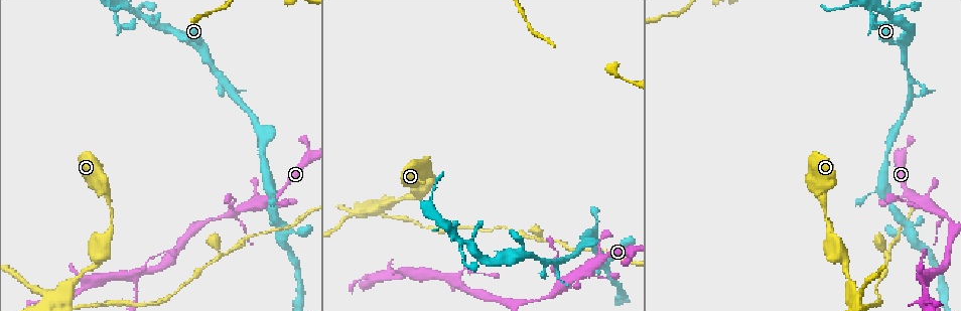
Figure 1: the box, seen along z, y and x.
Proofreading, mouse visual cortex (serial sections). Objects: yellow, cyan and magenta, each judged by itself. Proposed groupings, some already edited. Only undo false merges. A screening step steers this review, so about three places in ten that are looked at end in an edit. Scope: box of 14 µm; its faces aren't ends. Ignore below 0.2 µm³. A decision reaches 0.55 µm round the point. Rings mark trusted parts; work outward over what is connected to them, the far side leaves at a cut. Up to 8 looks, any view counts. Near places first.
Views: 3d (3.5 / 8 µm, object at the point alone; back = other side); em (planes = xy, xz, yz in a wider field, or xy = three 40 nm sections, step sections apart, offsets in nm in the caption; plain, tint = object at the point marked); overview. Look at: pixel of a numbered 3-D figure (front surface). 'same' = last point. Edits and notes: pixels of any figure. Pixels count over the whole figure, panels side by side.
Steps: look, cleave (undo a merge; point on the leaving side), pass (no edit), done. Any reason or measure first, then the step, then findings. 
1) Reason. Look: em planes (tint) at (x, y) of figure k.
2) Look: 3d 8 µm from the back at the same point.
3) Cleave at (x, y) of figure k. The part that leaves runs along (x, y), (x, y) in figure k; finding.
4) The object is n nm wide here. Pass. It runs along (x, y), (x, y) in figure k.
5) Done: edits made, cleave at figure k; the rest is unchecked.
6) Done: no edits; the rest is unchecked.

Abrupt turn. Look: 3d 3.5 µm at (523, 257) of figure 1.

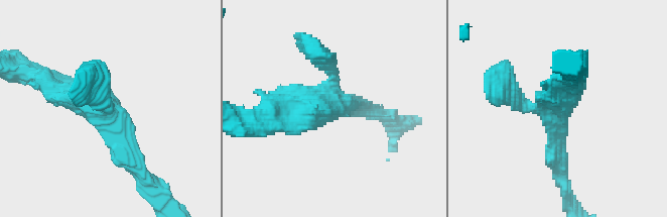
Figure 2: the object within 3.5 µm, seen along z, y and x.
Look: em xy step 3 (tint) at (554, 115) of figure 2.

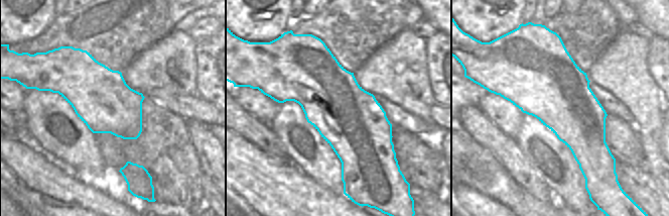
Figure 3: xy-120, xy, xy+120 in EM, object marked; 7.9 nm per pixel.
Pass. It runs along (507, 82), (556, 118), (559, 172) in figure 2; one cell here.

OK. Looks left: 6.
Sharp bend. Look: 3d 8 µm from the back at (885, 13) of figure 1.

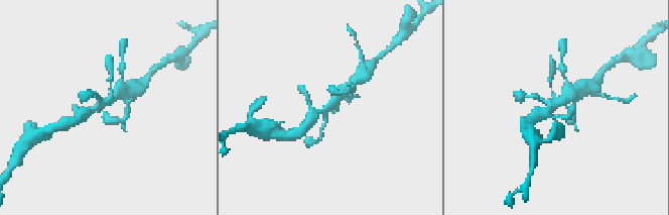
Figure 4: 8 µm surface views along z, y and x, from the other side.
Look: em xy step 5 (tint) at (105, 101) of figure 4.

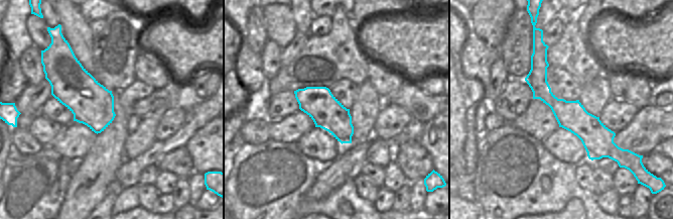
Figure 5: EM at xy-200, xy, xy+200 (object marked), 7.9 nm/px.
Pass. It runs along (310, 120), (348, 86) in figure 4; continuous, no second cell.

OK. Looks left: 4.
Look: 3d 3.5 µm at (518, 301) of figure 1.

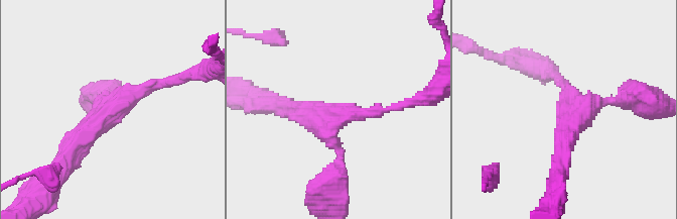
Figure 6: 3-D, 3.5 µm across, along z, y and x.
Look: em xy step 2 (tint) at (109, 111) of figure 6.

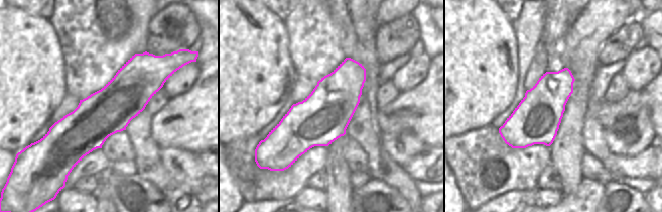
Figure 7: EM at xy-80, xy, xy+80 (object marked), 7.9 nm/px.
Pass. It runs along (168, 83), (125, 96), (66, 160) in figure 6; one cell here.

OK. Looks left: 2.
Done: no edits; the rest is unchecked.

